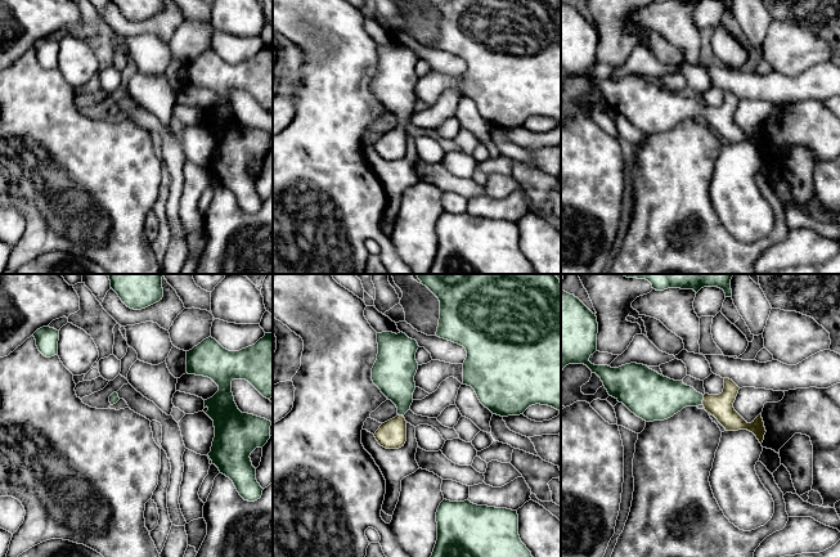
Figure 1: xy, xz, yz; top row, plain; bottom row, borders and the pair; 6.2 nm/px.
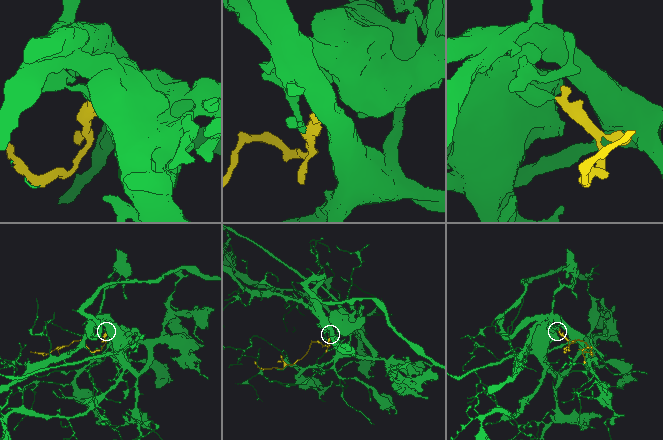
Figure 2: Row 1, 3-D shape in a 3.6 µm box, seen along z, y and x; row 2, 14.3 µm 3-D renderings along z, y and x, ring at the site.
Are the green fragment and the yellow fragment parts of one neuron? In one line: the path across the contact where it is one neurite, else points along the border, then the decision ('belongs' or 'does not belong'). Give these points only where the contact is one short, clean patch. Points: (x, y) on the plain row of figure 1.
runs through yz (663, 109), (703, 111), (721, 117); belongs

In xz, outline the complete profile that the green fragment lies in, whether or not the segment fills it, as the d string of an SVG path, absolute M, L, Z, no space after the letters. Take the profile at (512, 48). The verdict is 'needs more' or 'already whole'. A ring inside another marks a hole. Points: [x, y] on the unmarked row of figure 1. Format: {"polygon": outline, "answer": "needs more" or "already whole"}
{"polygon": "M428 0L440 13L440 31L439 31L439 39L436 48L448 53L452 53L454 55L458 55L463 58L467 63L467 69L463 75L463 96L471 98L480 114L488 120L493 126L500 127L500 129L508 129L508 127L520 127L524 126L524 123L535 116L540 117L548 117L557 122L561 122L561 0Z", "answer": "already whole"}

